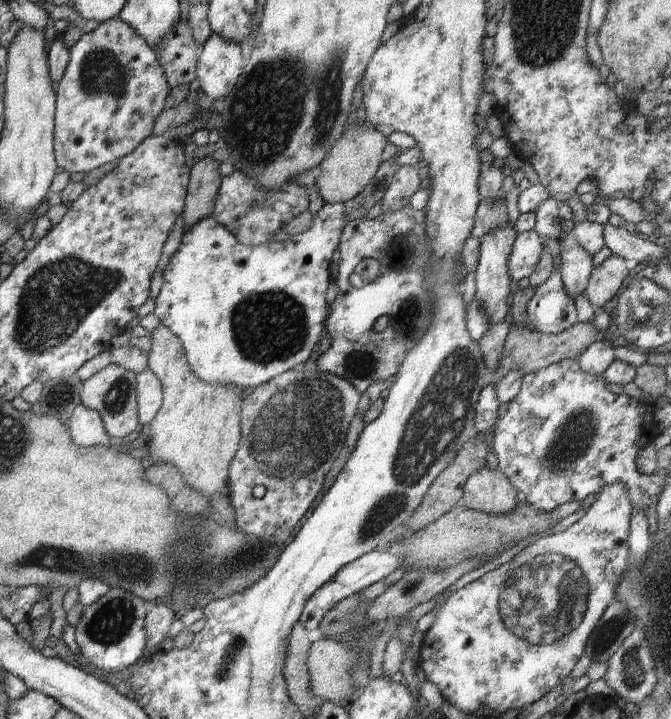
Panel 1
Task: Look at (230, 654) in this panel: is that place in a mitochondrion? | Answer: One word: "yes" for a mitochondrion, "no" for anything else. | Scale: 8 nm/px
yes

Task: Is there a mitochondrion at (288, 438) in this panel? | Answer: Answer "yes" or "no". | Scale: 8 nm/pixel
yes

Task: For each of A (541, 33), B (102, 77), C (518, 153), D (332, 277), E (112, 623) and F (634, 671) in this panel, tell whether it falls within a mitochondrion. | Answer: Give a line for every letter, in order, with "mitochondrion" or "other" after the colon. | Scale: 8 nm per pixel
A: mitochondrion
B: mitochondrion
C: other
D: other
E: mitochondrion
F: mitochondrion

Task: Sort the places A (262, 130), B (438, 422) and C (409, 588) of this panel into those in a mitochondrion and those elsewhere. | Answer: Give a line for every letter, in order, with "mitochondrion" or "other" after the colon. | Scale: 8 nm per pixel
A: mitochondrion
B: mitochondrion
C: other

